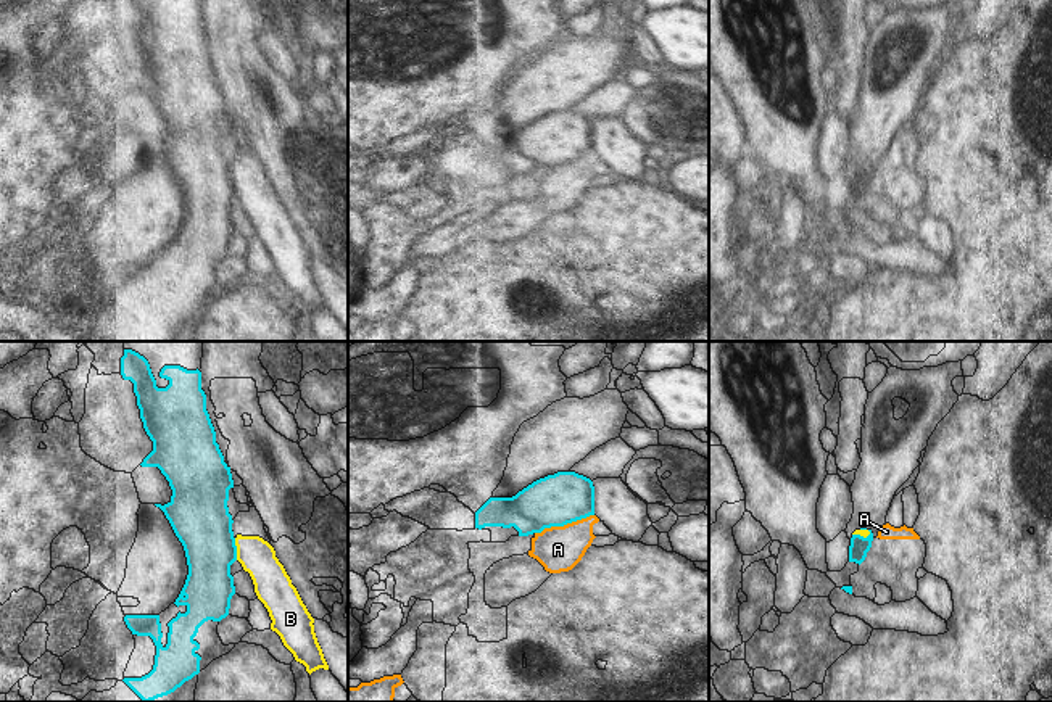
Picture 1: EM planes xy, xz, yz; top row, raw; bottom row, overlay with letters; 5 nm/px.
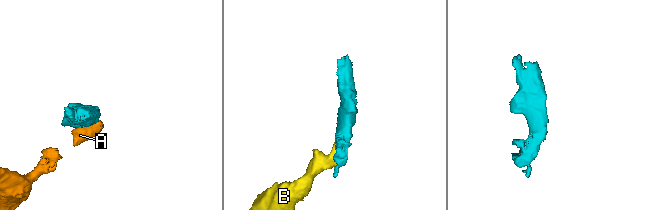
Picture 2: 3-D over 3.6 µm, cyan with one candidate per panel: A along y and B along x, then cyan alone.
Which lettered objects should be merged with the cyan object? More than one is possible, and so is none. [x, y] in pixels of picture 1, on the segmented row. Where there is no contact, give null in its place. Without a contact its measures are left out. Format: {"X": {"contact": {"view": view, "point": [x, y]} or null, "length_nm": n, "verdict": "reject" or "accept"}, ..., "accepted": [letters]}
{"A": {"contact": {"view": "xz", "point": [564, 524]}, "length_nm": 320, "verdict": "reject"}, "B": {"contact": {"view": "xy", "point": [236, 549]}, "length_nm": 110, "verdict": "reject"}, "accepted": []}

